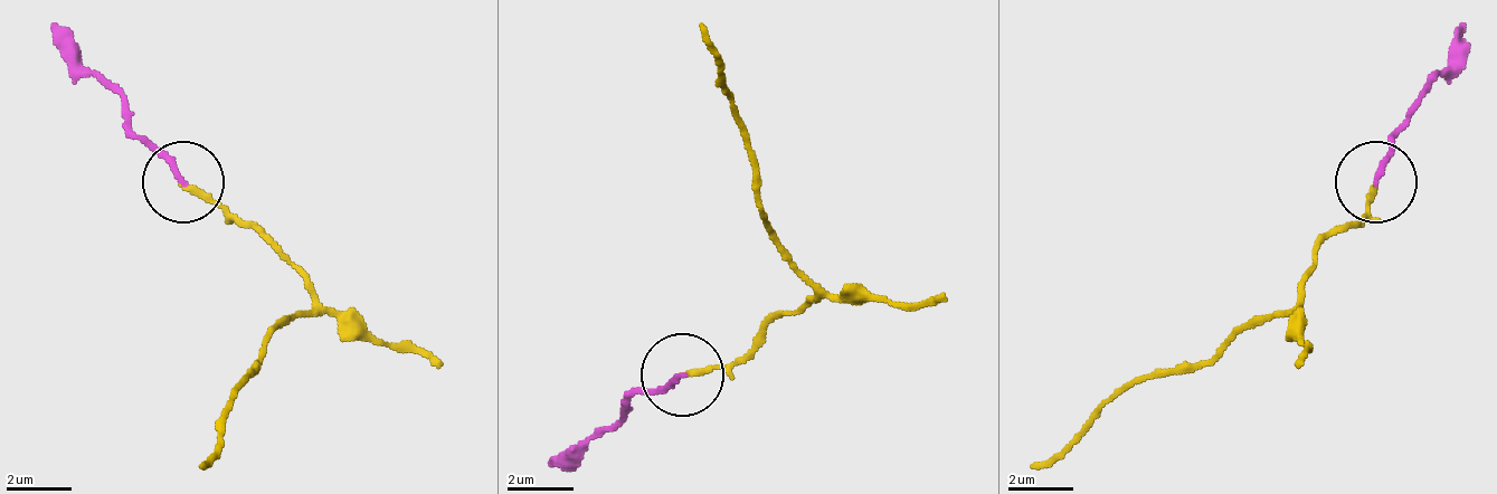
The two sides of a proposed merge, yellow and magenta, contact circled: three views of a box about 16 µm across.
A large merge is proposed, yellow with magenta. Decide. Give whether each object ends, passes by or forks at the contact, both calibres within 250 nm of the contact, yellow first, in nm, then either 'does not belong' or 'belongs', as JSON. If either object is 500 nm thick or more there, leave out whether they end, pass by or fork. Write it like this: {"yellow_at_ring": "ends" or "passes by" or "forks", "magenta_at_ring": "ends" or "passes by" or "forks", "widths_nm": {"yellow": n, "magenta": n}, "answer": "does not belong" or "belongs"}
{"yellow_at_ring": "ends", "magenta_at_ring": "ends", "widths_nm": {"yellow": 200, "magenta": 170}, "answer": "belongs"}

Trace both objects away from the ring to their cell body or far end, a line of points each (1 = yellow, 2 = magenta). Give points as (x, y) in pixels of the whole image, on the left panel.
1: (185, 180), (234, 212), (315, 302), (258, 359), (201, 464)
2: (185, 180), (55, 25)

